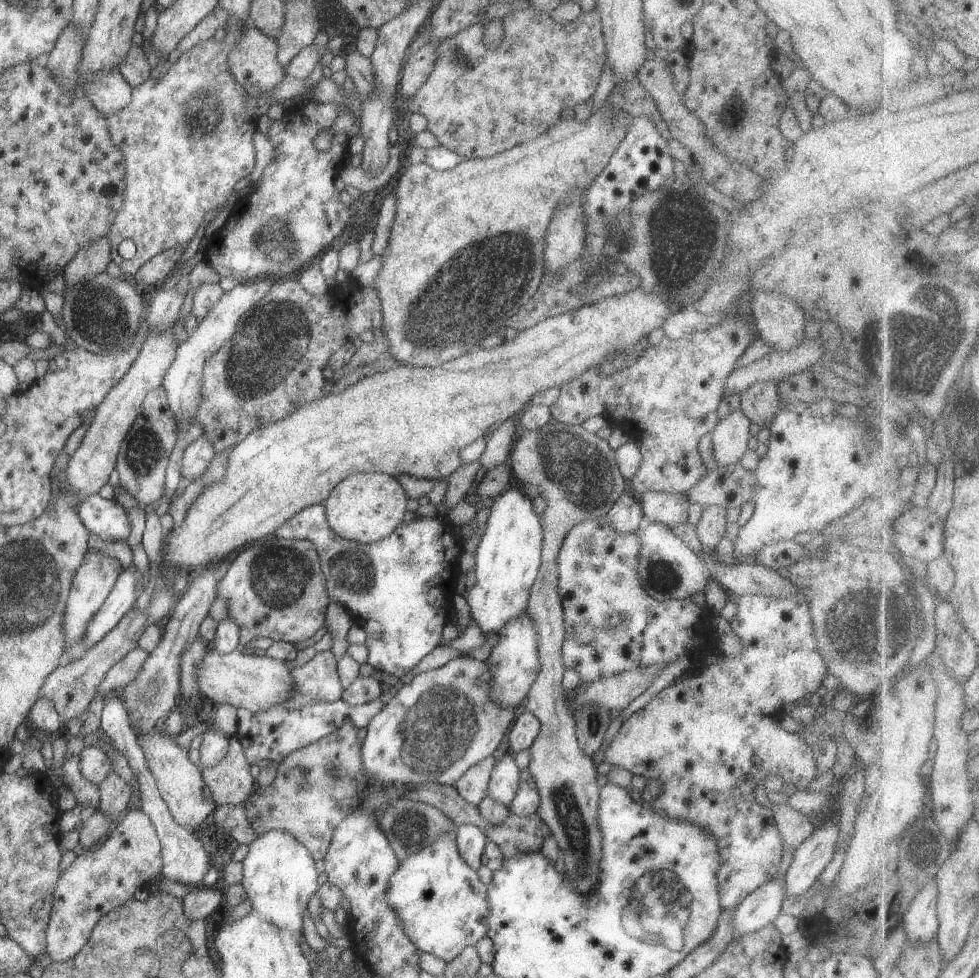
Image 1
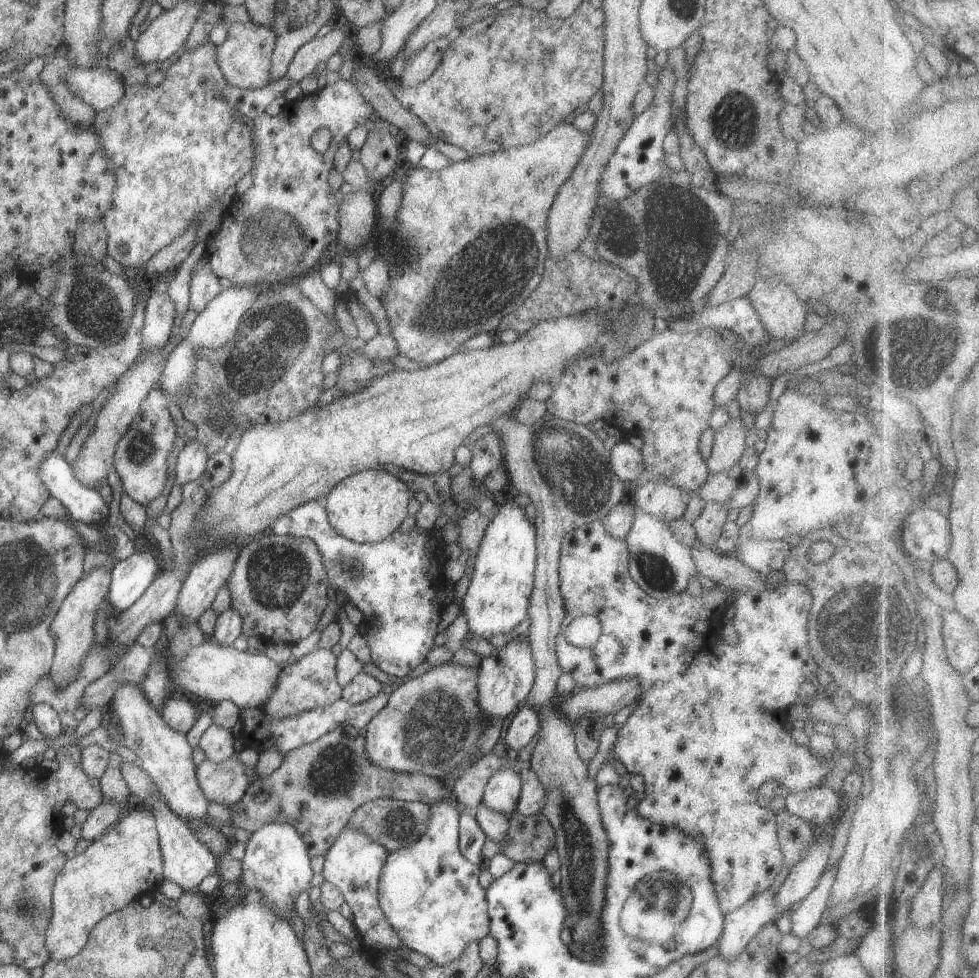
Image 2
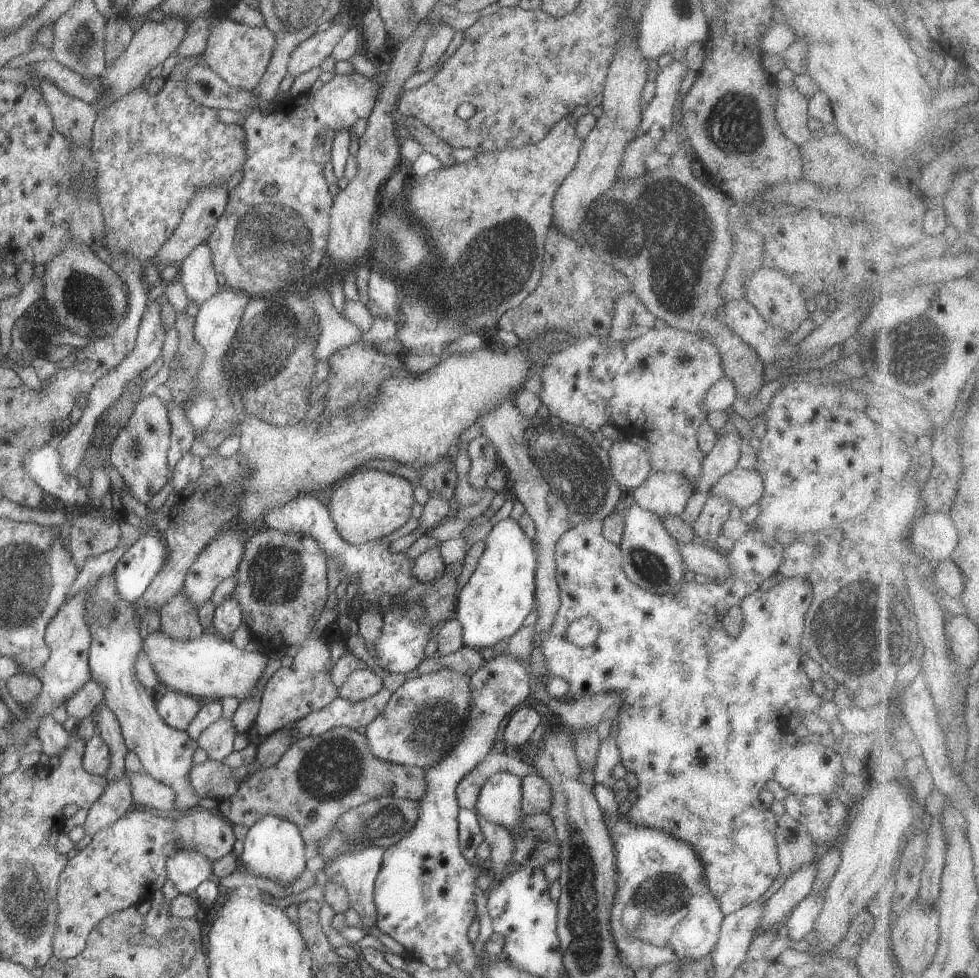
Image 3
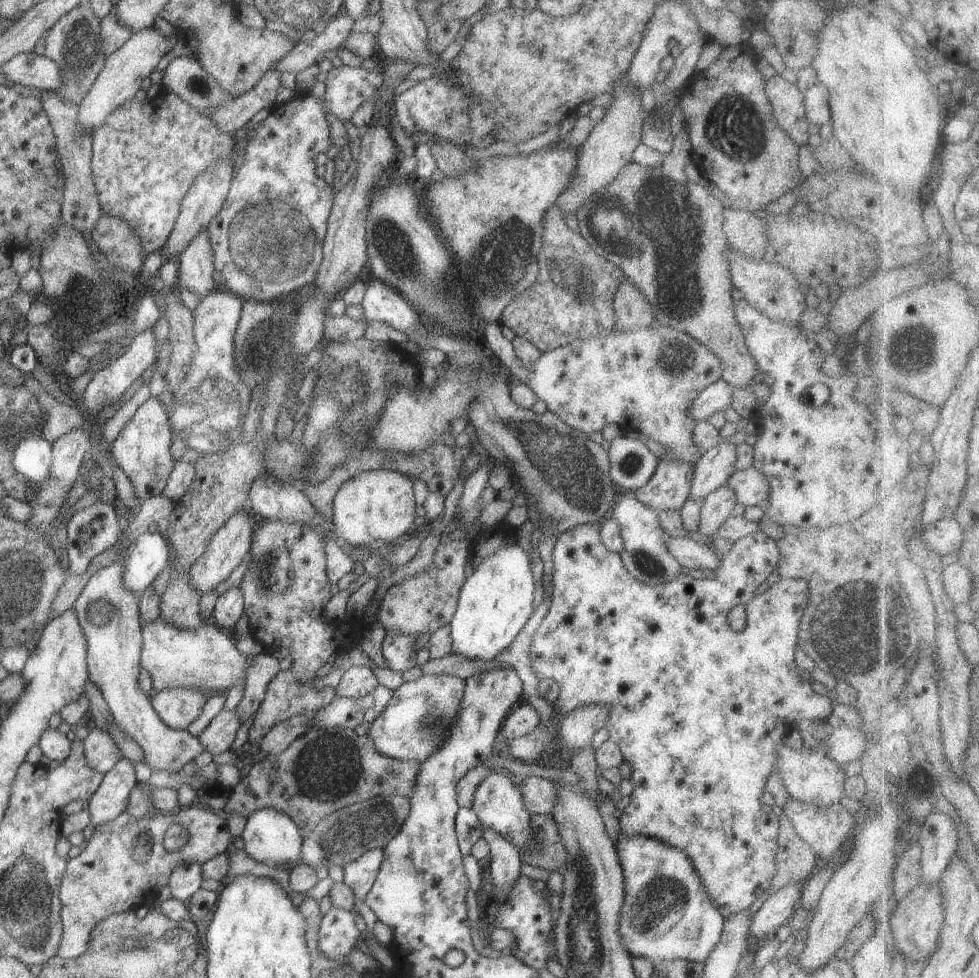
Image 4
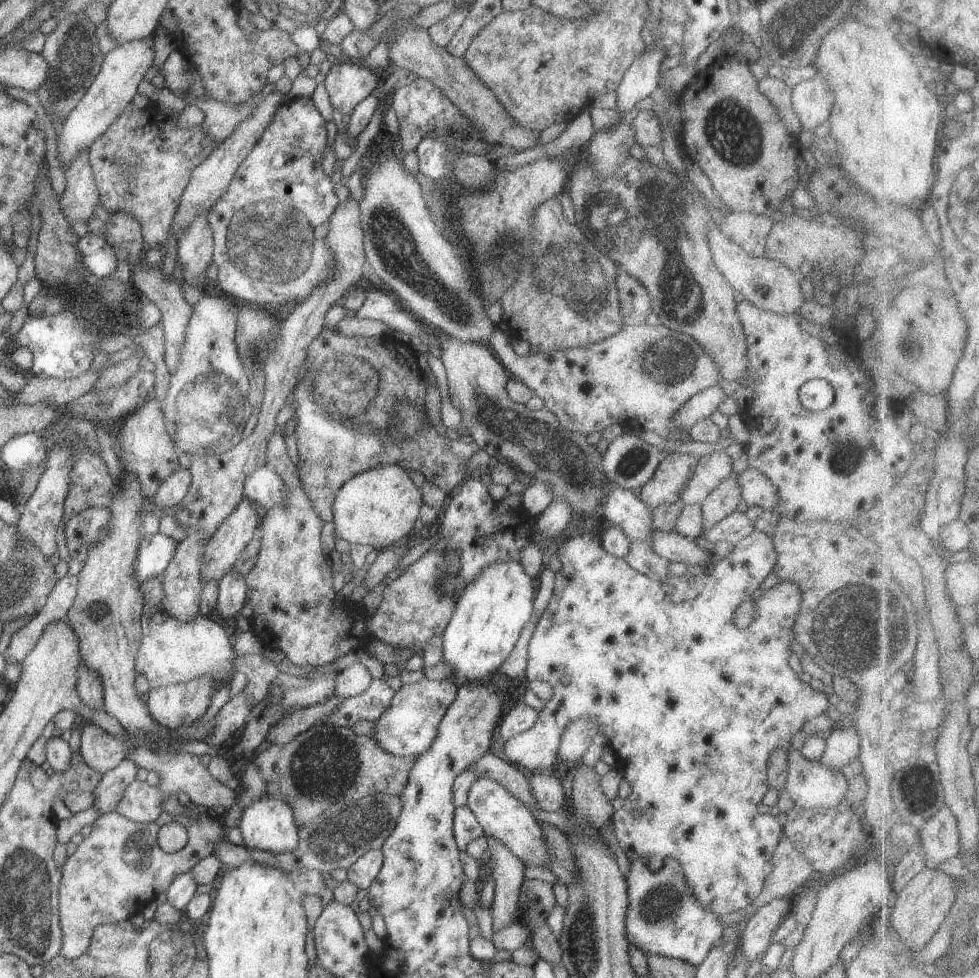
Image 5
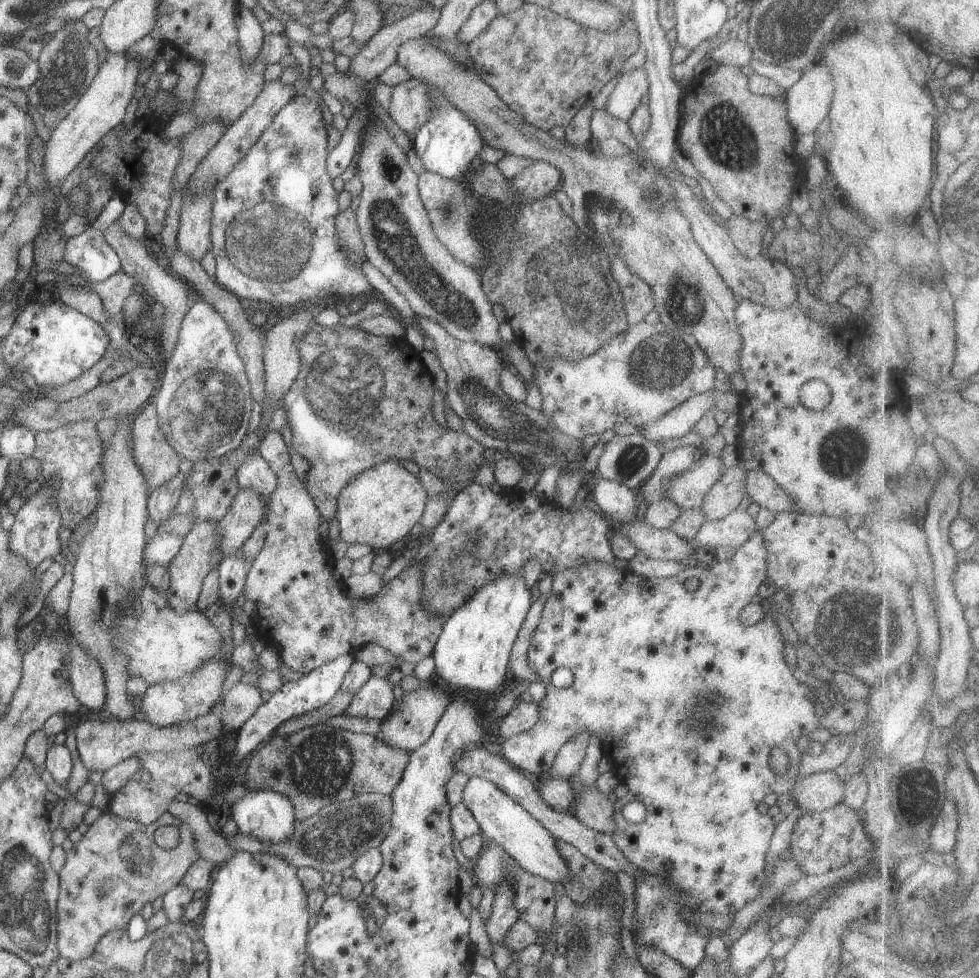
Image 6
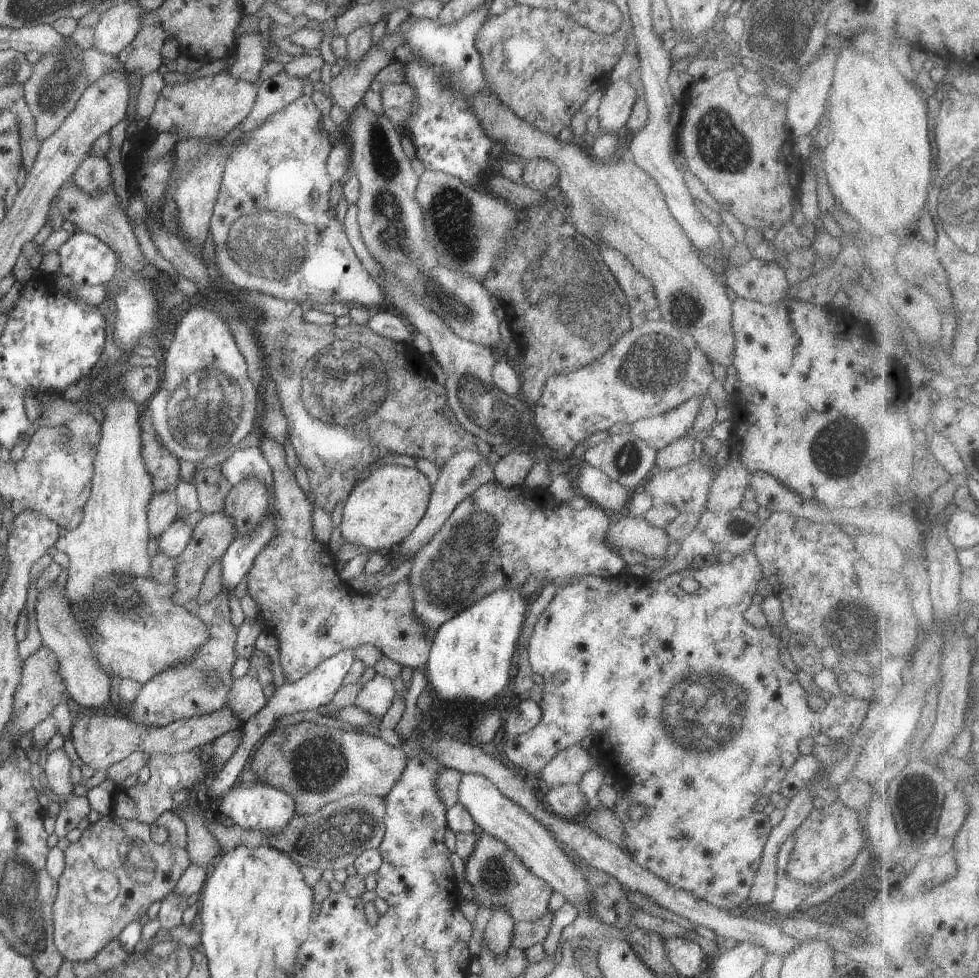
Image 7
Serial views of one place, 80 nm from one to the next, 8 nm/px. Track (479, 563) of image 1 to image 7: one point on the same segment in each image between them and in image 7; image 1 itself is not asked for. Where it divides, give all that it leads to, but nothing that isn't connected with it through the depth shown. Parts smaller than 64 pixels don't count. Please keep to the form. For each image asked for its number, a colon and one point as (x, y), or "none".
2: (497, 600)
3: (492, 606)
4: (494, 603)
5: (490, 612)
6: (472, 653)
7: (472, 657)

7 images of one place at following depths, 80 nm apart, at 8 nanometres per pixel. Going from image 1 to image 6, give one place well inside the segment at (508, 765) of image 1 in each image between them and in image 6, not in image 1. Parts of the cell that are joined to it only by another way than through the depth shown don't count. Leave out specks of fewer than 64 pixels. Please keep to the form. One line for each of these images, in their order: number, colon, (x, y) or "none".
2: (501, 792)
3: (500, 798)
4: (498, 804)
5: (501, 814)
6: (503, 822)

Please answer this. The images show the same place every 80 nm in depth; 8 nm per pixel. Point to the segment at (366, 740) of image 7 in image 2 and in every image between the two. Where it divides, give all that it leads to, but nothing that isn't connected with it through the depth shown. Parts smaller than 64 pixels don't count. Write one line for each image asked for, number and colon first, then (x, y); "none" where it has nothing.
2: (317, 787)
3: (317, 779)
4: (323, 770)
5: (325, 764)
6: (318, 765)

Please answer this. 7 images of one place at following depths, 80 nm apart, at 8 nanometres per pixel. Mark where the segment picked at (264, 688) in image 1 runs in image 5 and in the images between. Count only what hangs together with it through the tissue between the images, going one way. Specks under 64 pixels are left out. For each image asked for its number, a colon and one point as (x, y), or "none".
2: (210, 671)
3: (211, 667)
4: (208, 658)
5: (171, 651)

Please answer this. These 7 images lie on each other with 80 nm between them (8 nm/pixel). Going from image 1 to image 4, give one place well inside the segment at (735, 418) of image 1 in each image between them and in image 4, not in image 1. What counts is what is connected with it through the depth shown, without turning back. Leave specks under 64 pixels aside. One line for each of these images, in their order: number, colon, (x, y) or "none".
2: (728, 446)
3: (723, 458)
4: (716, 464)

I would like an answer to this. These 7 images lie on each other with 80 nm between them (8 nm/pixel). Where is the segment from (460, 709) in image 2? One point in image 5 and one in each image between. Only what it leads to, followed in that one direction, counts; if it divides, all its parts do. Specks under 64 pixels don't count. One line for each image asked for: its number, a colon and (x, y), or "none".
3: (422, 721)
4: (416, 722)
5: (409, 725)

